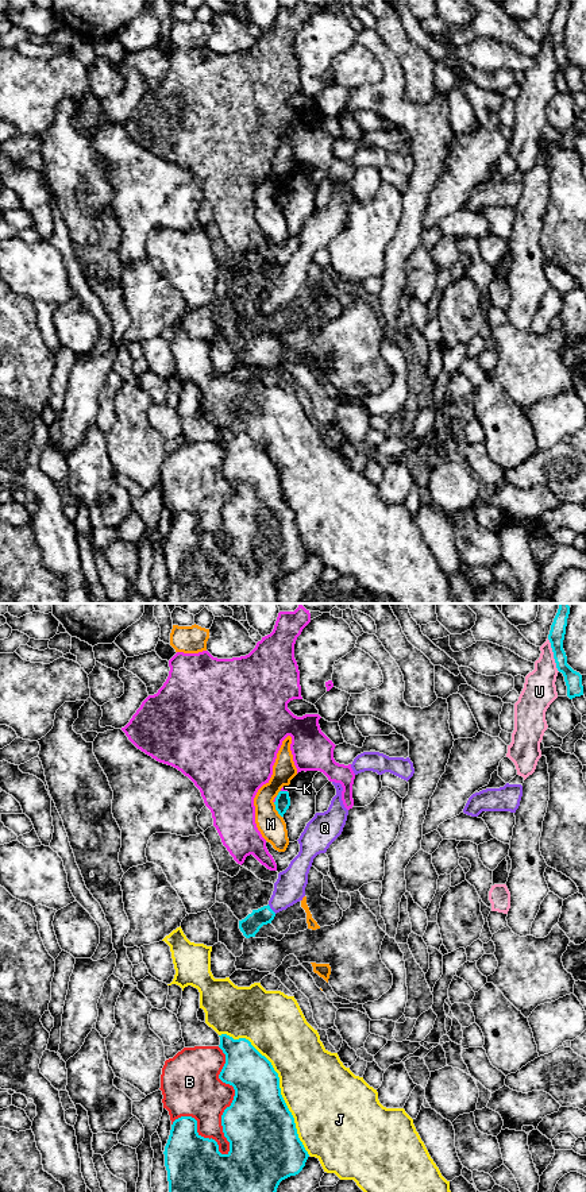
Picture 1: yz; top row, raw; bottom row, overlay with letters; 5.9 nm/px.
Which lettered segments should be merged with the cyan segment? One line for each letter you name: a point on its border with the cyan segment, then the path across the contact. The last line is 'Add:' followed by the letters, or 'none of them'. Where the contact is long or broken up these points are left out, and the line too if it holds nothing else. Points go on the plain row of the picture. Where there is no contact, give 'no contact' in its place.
Q: yz (270, 304) | across yz (253, 317), (270, 304), (289, 284)
Add: Q

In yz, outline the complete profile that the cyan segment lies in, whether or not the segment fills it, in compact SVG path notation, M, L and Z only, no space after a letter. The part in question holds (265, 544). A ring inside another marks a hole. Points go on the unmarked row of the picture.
M219 432L219 443L225 450L219 474L235 485L231 501L221 510L230 547L221 549L215 535L201 532L194 513L176 514L163 547L169 576L166 603L275 603L279 578L298 570L309 549L298 533L271 458L246 433Z

